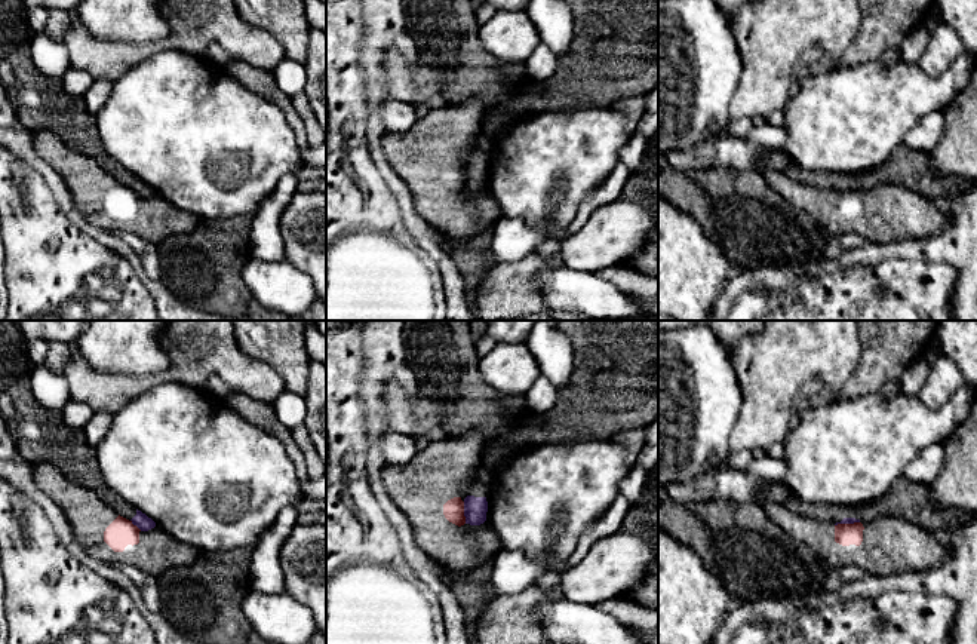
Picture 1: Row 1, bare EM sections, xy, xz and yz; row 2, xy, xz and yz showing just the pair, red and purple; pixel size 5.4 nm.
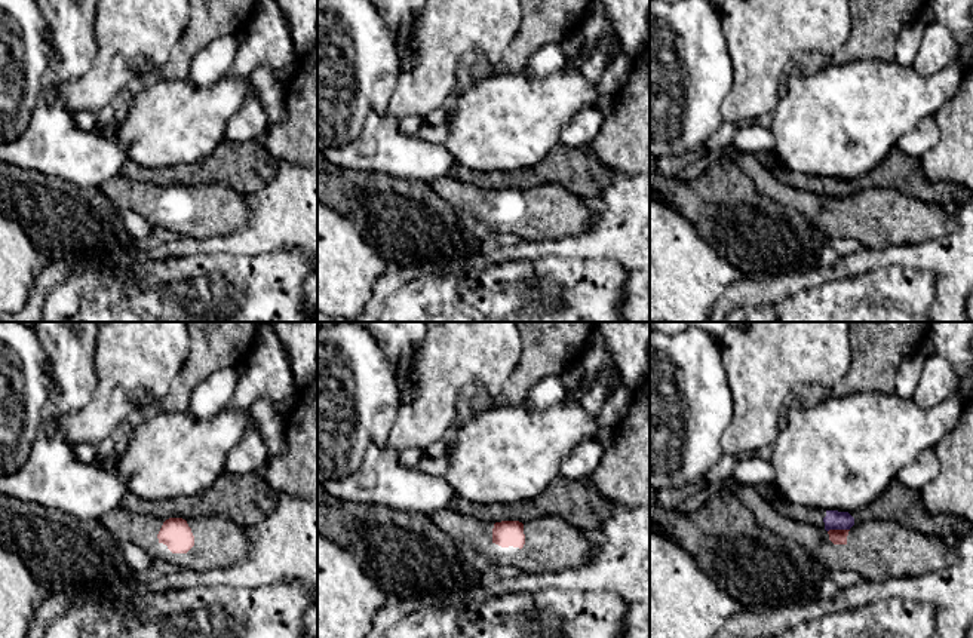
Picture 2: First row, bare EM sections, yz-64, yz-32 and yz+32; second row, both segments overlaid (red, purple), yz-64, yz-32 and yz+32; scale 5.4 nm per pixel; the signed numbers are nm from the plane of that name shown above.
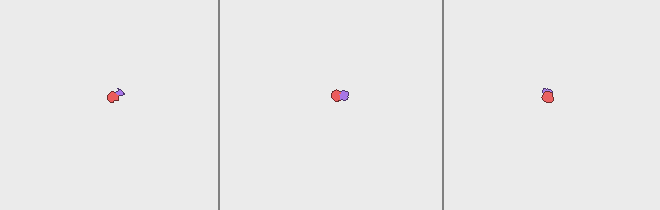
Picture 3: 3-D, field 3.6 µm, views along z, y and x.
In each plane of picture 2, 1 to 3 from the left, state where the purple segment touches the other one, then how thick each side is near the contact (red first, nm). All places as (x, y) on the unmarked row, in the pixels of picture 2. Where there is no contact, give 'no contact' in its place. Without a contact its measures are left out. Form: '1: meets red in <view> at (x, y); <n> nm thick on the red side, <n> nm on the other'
1: no contact
2: no contact
3: meets red in yz+32 at (838, 198); 80 nm thick on the red side, 110 nm on the other

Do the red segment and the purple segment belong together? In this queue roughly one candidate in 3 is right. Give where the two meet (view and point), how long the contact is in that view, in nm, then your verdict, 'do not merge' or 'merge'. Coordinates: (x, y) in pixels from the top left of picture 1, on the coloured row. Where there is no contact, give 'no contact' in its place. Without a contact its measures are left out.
xz (463, 512) | 120 nm | do not merge

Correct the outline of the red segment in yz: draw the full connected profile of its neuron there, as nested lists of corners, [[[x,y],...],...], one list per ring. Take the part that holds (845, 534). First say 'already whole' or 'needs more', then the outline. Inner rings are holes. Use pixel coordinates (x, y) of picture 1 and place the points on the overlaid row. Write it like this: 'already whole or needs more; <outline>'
needs more; [[[762,494],[758,505],[775,525],[804,542],[833,568],[852,565],[873,576],[890,576],[934,568],[949,558],[941,536],[898,516],[833,525],[769,503]]]

